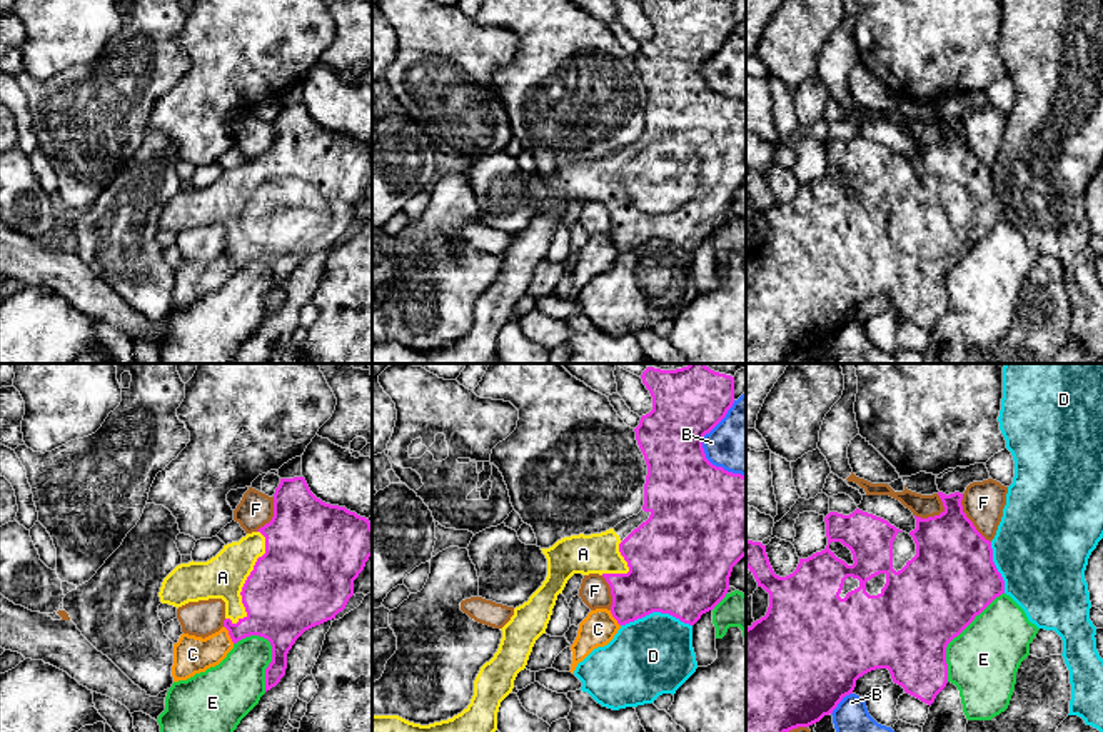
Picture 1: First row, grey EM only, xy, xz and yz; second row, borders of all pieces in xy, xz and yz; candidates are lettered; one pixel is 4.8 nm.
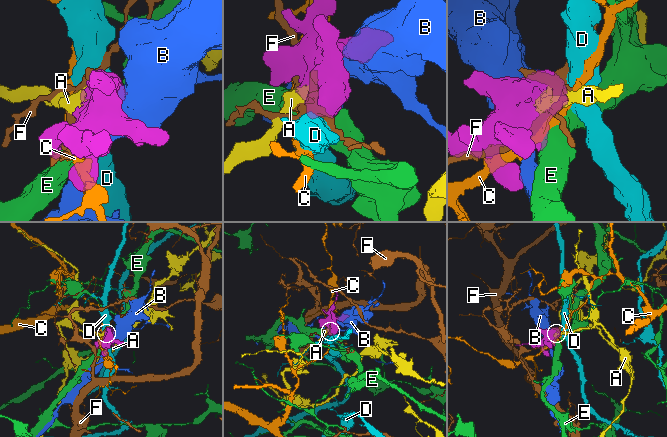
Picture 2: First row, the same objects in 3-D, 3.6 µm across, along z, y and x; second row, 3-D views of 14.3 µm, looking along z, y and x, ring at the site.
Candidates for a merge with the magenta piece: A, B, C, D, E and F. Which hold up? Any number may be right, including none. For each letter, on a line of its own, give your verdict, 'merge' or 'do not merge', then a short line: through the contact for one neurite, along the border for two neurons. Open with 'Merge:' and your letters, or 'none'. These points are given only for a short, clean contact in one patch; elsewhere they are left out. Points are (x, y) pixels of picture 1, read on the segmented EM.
Merge: A
A: merge
B: do not merge
C: do not merge
D: do not merge; line xz (691, 624), (684, 624), (668, 614), (649, 612), (621, 626)
E: do not merge
F: do not merge

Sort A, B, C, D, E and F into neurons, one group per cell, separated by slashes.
A / B / C / D / E / F

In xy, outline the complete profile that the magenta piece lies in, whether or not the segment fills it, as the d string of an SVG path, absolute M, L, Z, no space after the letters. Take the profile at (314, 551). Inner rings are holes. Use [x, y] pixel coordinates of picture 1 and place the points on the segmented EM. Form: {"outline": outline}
{"outline": "M304 477L280 479L274 494L274 517L257 532L247 534L239 542L224 549L207 562L177 565L162 582L159 597L162 604L182 607L189 602L222 599L225 602L224 627L234 644L259 635L272 645L272 662L265 669L265 692L285 675L287 654L295 640L309 629L335 619L354 595L354 580L372 555L372 527L369 519L330 505L317 499Z"}

